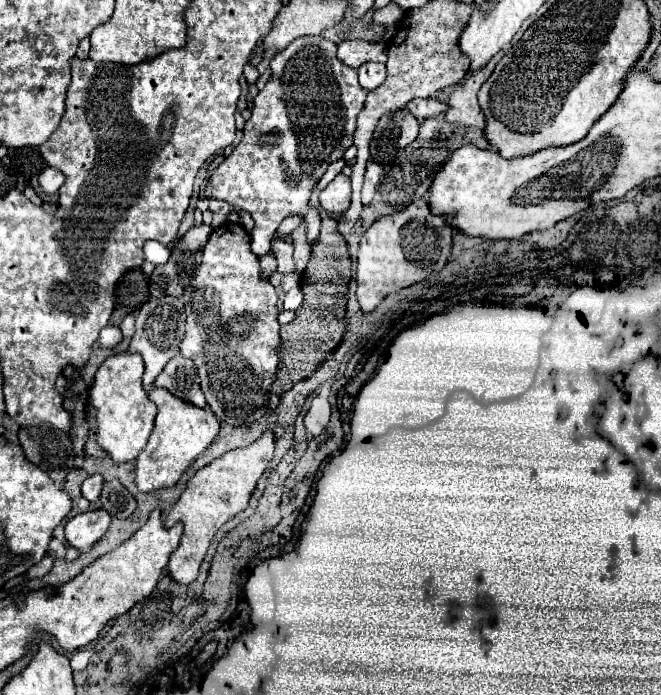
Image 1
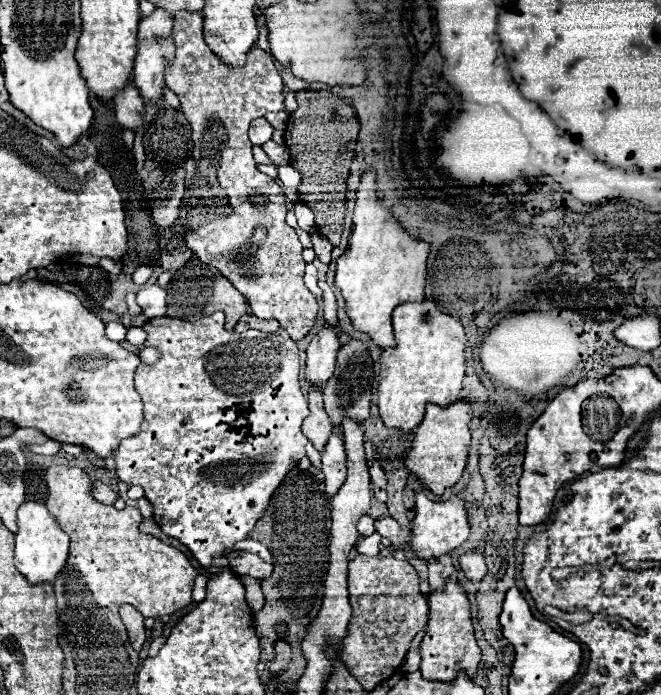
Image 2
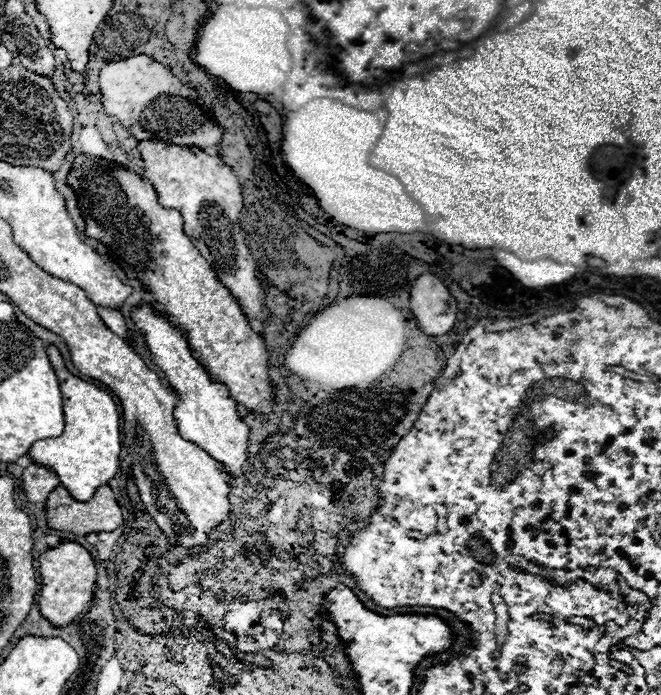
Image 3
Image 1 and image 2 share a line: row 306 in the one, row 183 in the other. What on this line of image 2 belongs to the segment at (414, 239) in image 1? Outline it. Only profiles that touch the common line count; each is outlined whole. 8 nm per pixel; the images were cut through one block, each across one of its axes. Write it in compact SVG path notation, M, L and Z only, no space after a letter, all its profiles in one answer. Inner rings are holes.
M368 170L358 186L354 208L354 228L346 252L336 262L334 286L340 288L346 300L346 314L358 332L368 334L376 346L394 348L392 312L404 302L424 300L426 260L430 244L410 238L376 198L376 172Z

